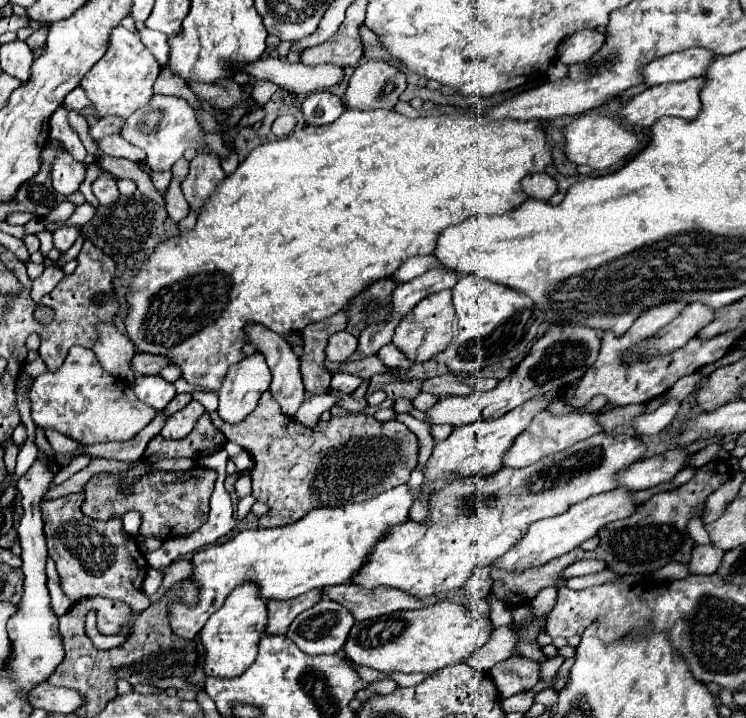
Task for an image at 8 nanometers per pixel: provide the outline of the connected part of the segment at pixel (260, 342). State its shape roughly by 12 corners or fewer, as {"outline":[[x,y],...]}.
{"outline":[[260,324],[246,334],[266,356],[270,394],[294,416],[306,394],[296,352]]}

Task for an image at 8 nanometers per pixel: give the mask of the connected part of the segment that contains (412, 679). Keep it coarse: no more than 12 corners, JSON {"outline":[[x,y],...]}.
{"outline":[[390,674],[400,686],[416,686],[430,674]]}

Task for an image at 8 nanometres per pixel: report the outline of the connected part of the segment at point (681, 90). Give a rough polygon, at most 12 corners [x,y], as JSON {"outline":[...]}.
{"outline":[[704,78],[646,88],[620,116],[650,128],[662,116],[694,120]]}

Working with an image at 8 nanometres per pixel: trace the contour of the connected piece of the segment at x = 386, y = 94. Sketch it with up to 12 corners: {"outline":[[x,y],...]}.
{"outline":[[384,60],[360,64],[346,102],[356,110],[394,110],[402,70]]}

